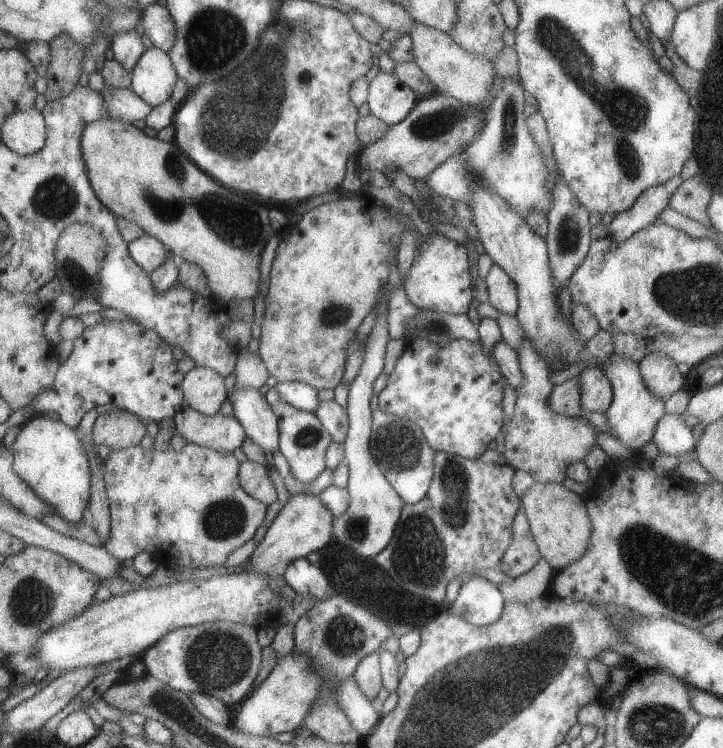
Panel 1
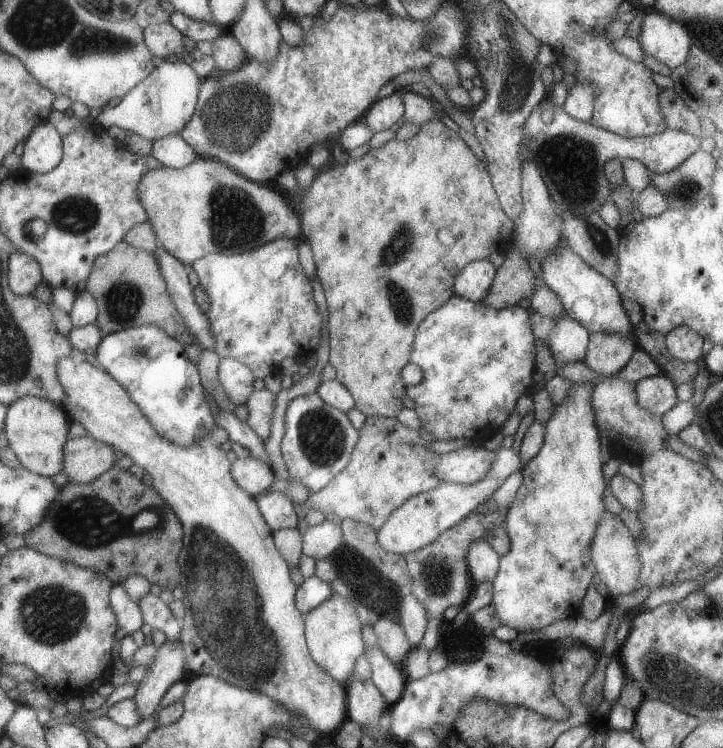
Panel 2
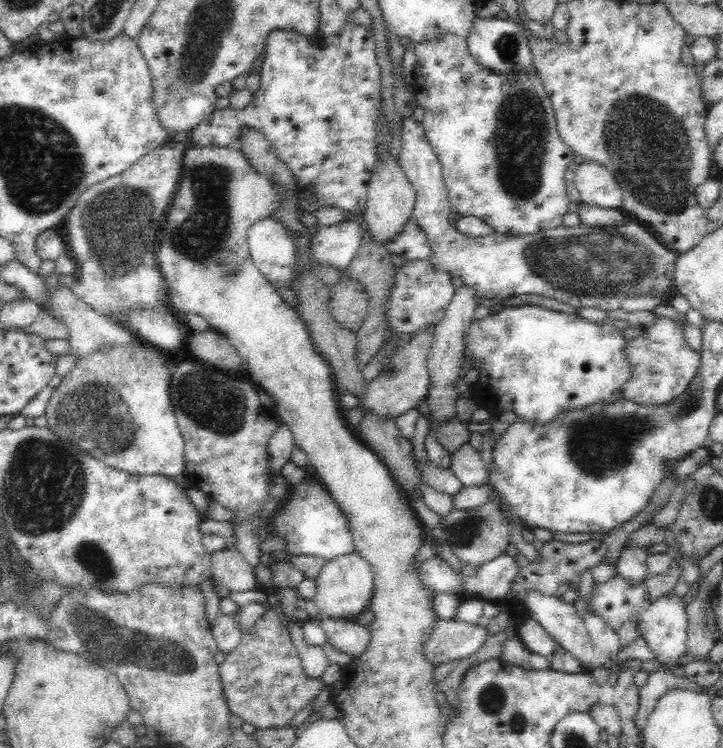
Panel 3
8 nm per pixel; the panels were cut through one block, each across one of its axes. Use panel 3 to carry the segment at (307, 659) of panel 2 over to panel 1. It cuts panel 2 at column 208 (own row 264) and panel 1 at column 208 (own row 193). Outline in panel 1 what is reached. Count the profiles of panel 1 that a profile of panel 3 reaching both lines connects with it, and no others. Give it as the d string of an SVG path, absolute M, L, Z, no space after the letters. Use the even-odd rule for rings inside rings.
M185 404L173 416L177 433L188 443L199 444L220 452L233 452L242 446L247 437L240 421L235 417L227 417L222 413L214 416L196 412Z

